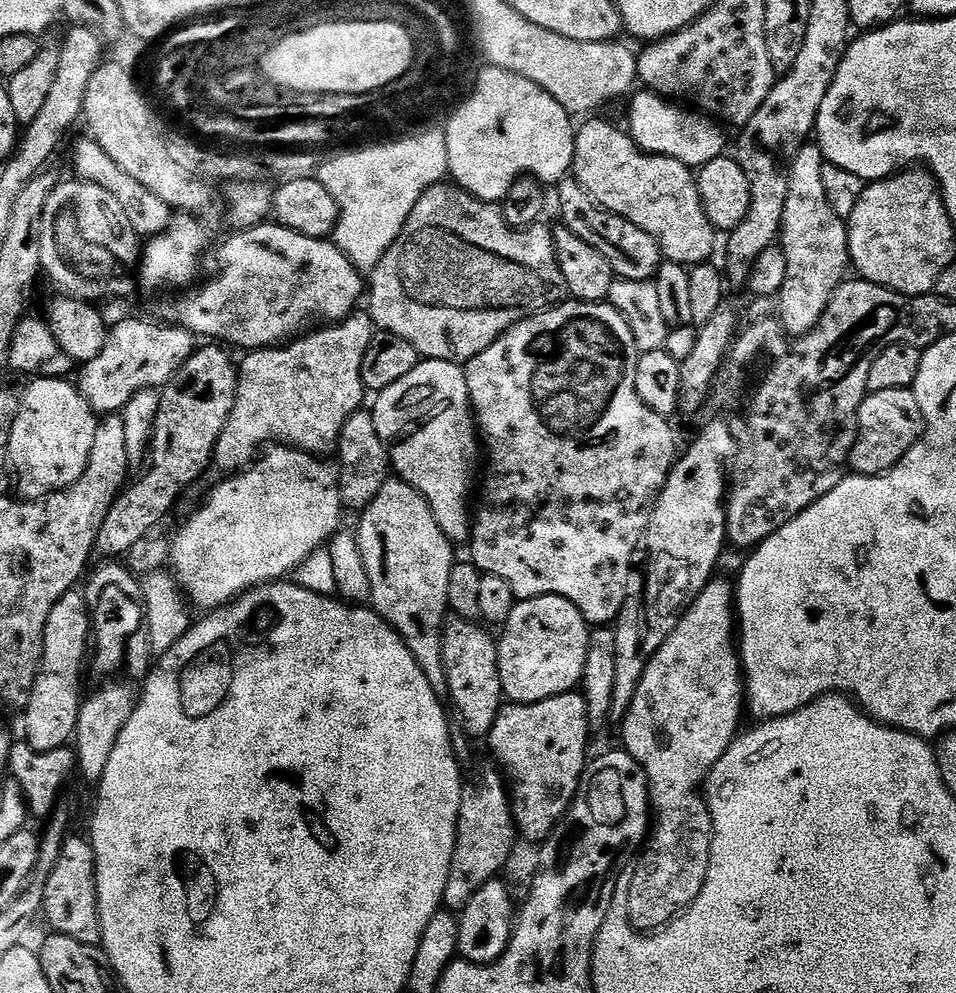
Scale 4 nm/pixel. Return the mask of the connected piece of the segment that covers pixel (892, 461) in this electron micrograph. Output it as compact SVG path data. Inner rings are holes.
M912 388L869 392L858 414L851 471L858 476L881 476L890 471L920 441L925 427L922 406L918 406L918 398Z

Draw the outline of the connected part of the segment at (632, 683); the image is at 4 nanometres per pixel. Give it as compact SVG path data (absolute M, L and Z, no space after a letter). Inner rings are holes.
M712 420L705 426L701 432L700 437L693 442L688 448L688 453L681 455L676 463L672 465L672 472L668 475L668 481L664 483L663 490L660 491L660 496L656 500L656 505L652 511L652 517L648 523L648 530L646 533L646 552L648 548L648 581L644 584L644 625L641 626L641 636L636 636L632 640L632 645L629 648L621 647L616 653L616 661L618 662L618 671L614 674L614 698L612 699L612 715L611 719L616 722L623 721L624 716L630 710L630 704L634 702L634 694L638 690L638 682L642 678L642 674L646 670L646 666L650 662L650 658L654 658L654 654L662 646L662 642L666 642L666 638L670 638L670 634L678 626L680 619L688 613L688 607L691 606L698 598L698 594L704 587L707 586L708 581L713 579L716 568L716 563L720 560L720 555L726 549L726 537L728 534L728 518L726 515L725 500L726 500L726 457L729 455L730 449L734 444L734 432L724 420Z

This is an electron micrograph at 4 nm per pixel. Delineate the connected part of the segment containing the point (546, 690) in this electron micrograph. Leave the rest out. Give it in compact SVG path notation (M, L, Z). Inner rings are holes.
M539 596L529 600L517 600L501 632L504 633L498 636L498 670L502 678L505 701L514 704L542 702L546 698L573 691L583 681L590 626L585 622L578 606L574 606L566 598Z

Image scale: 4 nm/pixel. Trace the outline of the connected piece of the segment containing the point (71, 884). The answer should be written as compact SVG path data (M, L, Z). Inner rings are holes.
M69 835L61 848L61 857L53 866L45 884L44 907L42 911L48 919L51 931L57 936L74 938L74 942L83 944L101 943L100 911L96 893L96 855L91 839Z

